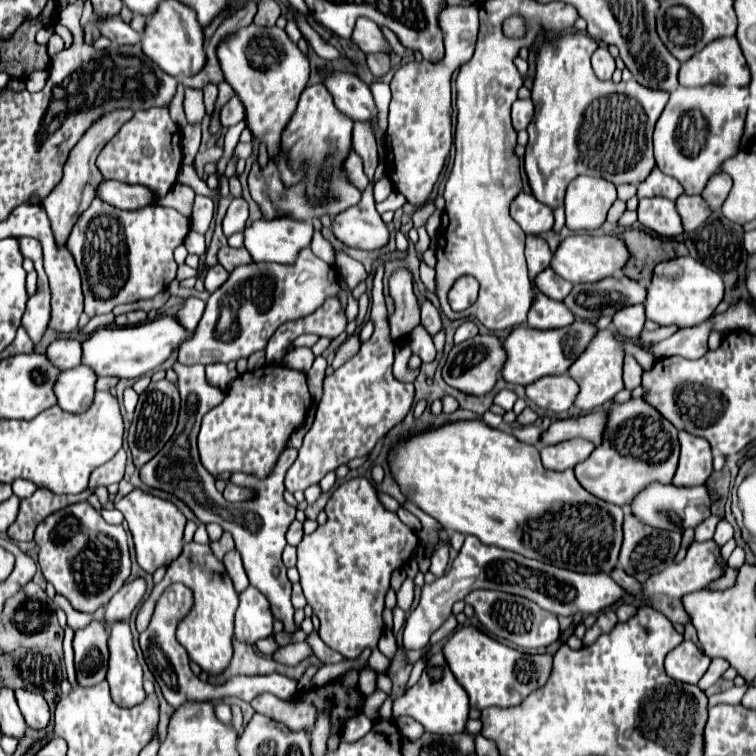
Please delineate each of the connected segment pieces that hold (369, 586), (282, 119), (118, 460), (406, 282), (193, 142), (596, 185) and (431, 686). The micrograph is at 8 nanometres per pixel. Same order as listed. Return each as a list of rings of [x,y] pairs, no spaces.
[[[354,477],[334,489],[332,497],[326,503],[326,525],[318,527],[314,533],[304,535],[298,545],[298,573],[300,585],[308,605],[314,609],[314,615],[320,619],[320,639],[334,651],[338,651],[344,659],[356,659],[360,653],[370,647],[372,653],[368,665],[375,672],[387,675],[391,661],[377,648],[378,639],[382,635],[382,611],[384,597],[390,587],[390,575],[394,569],[404,567],[410,559],[414,547],[418,545],[418,537],[404,523],[400,523],[398,515],[386,511],[378,499],[378,489],[366,477]]]
[[[250,25],[234,33],[232,37],[226,37],[218,47],[218,59],[220,67],[224,71],[226,81],[232,85],[232,89],[238,93],[240,101],[246,107],[246,121],[252,133],[258,137],[258,141],[264,141],[268,145],[268,153],[278,161],[282,169],[282,181],[286,185],[294,185],[300,181],[302,171],[296,171],[294,175],[286,169],[286,159],[282,159],[278,141],[280,133],[290,121],[298,97],[304,91],[308,77],[310,77],[310,65],[308,57],[300,53],[300,49],[288,39],[286,31],[278,27],[258,27]]]
[[[120,449],[108,463],[104,463],[102,467],[98,467],[92,475],[90,475],[90,483],[88,487],[94,491],[102,485],[110,485],[110,483],[118,483],[124,477],[124,465],[126,465],[126,451]]]
[[[400,269],[390,277],[390,295],[396,303],[396,311],[390,315],[390,333],[394,341],[402,341],[420,323],[420,309],[414,295],[410,271]]]
[[[186,125],[182,129],[182,164],[192,165],[200,147],[200,125]]]
[[[576,177],[566,191],[566,227],[590,231],[602,227],[606,213],[616,201],[616,187],[598,177]]]
[[[440,651],[428,659],[428,665],[426,665],[420,681],[414,687],[410,687],[402,697],[394,699],[394,717],[398,717],[398,715],[414,717],[416,721],[420,721],[424,725],[424,729],[428,733],[436,733],[436,735],[466,733],[468,711],[470,711],[468,693],[454,679],[454,675],[448,669],[444,655]]]

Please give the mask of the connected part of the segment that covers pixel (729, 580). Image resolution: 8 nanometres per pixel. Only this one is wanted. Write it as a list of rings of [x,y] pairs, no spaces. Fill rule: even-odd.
[[[728,567],[727,573],[723,577],[721,577],[718,581],[714,581],[714,583],[710,583],[707,589],[713,589],[713,590],[727,589],[728,587],[731,587],[735,583],[737,575],[738,575],[738,569],[732,569]]]

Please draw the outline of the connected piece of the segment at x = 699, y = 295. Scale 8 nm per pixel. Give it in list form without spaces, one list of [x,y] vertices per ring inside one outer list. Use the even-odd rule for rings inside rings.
[[[678,257],[672,261],[662,261],[654,269],[652,283],[648,287],[646,301],[646,317],[660,325],[676,325],[676,327],[694,327],[702,321],[710,319],[724,299],[724,281],[722,277],[702,265],[692,257]]]

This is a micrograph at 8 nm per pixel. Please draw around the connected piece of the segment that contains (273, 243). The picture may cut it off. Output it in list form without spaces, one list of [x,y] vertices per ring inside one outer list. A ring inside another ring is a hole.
[[[276,217],[276,219],[258,219],[250,227],[244,229],[244,243],[250,251],[252,259],[258,263],[280,263],[292,265],[298,259],[298,253],[312,243],[312,223],[292,221],[290,217]]]

